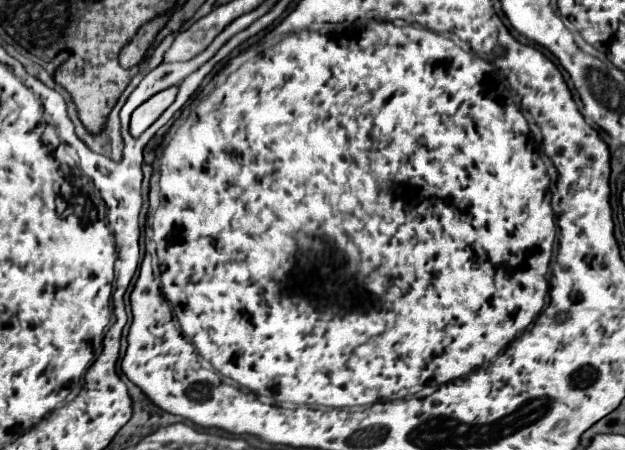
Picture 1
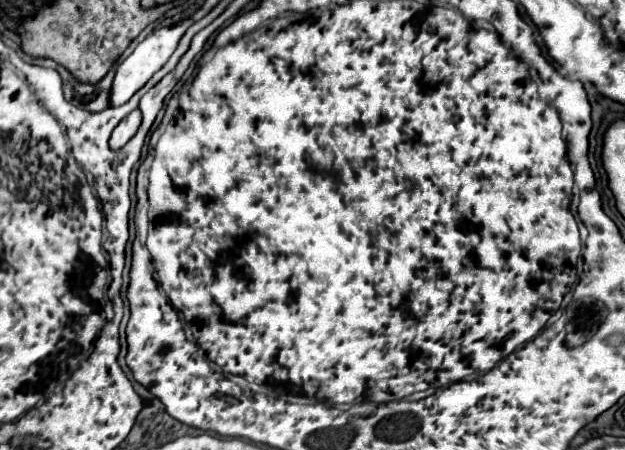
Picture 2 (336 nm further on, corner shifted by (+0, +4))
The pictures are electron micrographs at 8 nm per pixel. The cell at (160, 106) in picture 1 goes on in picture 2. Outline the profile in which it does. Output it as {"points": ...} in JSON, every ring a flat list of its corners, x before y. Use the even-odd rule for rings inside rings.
{"points":[[134,110,132,114,128,114,128,116,118,124,118,128,112,132,112,136,110,136,110,148,112,148,112,150,120,150,122,146,126,146,126,142,136,134,136,130,138,130,138,126,140,126,140,120,142,120,140,110]]}

